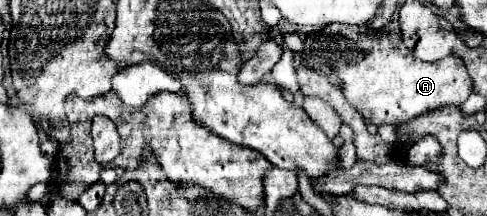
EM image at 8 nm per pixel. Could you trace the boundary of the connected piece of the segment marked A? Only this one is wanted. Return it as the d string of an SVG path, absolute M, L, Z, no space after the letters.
M325 28L319 32L311 32L305 38L305 44L309 44L309 46L305 52L301 52L303 66L307 70L319 72L323 76L331 76L331 74L339 76L341 90L343 90L347 102L363 116L365 124L375 124L375 126L405 124L405 122L417 118L419 114L425 114L427 110L435 110L435 108L447 106L447 104L459 106L471 94L471 78L469 78L461 58L449 56L449 58L443 58L439 62L417 60L417 58L413 58L413 54L403 43L401 34L393 34L393 38L391 38L391 34L387 34L387 32L383 32L383 34L375 32L375 36L371 36L371 39L358 37L355 41L351 38L345 38L341 34L329 34L329 30Z

